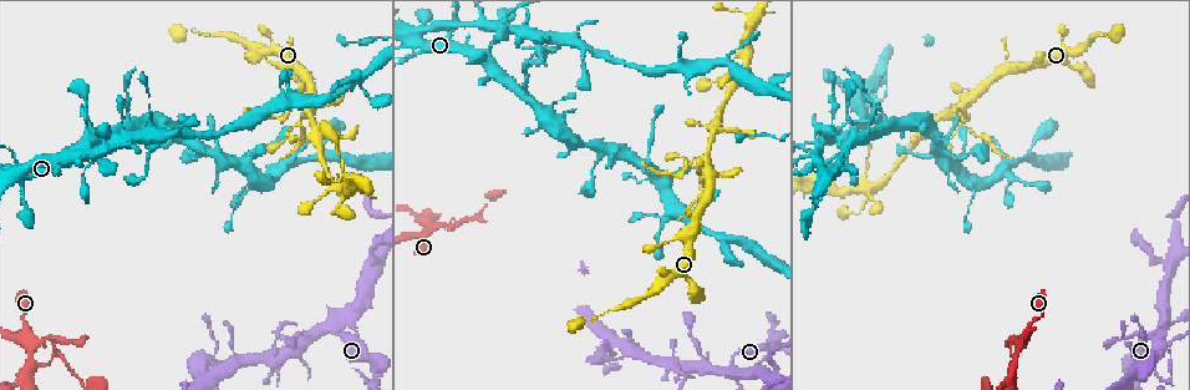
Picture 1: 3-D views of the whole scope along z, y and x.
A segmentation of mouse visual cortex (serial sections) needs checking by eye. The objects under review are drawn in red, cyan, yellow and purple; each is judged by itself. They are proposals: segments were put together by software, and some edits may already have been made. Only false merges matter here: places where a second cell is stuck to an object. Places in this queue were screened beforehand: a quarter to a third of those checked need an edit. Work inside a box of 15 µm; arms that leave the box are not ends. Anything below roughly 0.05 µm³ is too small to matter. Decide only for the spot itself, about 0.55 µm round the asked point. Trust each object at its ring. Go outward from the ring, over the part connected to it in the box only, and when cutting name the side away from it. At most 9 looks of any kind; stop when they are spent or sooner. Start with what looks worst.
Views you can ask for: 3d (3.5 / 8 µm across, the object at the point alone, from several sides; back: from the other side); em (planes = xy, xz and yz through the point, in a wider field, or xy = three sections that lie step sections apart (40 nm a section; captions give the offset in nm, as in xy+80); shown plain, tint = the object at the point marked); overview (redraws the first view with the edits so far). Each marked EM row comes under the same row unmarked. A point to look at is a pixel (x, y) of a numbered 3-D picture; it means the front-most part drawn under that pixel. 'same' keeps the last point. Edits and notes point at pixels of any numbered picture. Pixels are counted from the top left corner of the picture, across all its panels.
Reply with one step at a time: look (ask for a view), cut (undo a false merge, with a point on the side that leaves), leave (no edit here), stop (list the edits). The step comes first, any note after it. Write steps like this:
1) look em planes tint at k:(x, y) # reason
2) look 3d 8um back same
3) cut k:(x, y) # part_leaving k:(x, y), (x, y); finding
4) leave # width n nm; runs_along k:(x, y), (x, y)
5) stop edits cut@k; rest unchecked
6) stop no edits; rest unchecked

look 3d 3.5um at 1:(1130, 361) # sharp bend

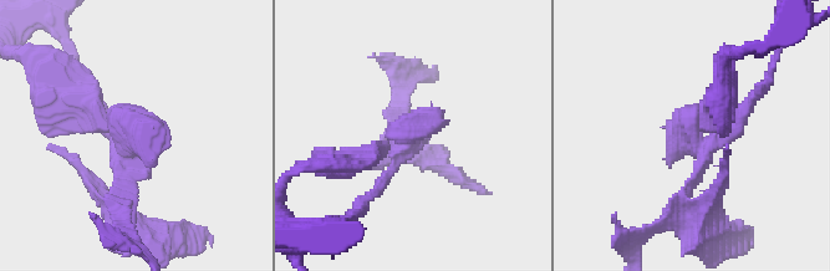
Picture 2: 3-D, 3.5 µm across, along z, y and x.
look em xy step 3 tint at 2:(121, 127)

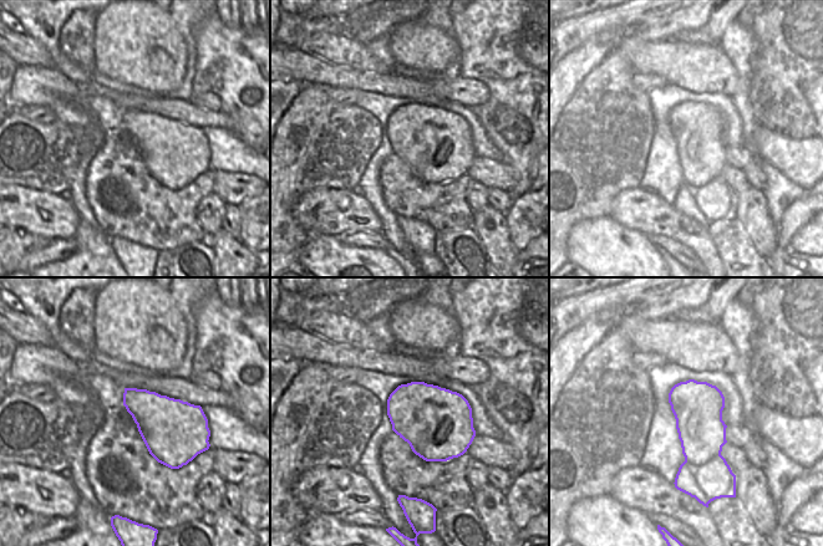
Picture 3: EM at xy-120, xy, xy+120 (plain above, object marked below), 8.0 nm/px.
cut 2:(96, 190) # width 550 nm; border 3:(720, 454), (697, 467), (684, 462); a second cell is stuck on

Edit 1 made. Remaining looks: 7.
look 3d 3.5um at 1:(954, 116) # thin arm on a thick one

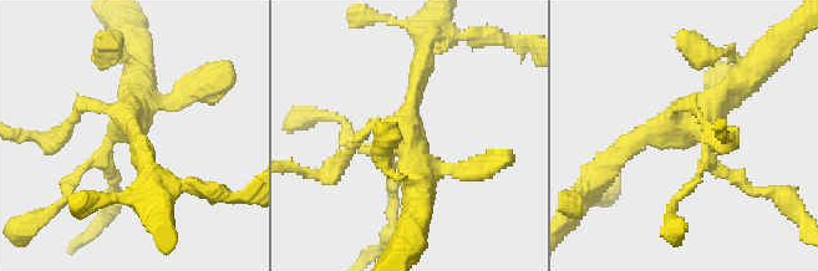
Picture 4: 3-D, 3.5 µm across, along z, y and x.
look em planes tint at 4:(124, 122)

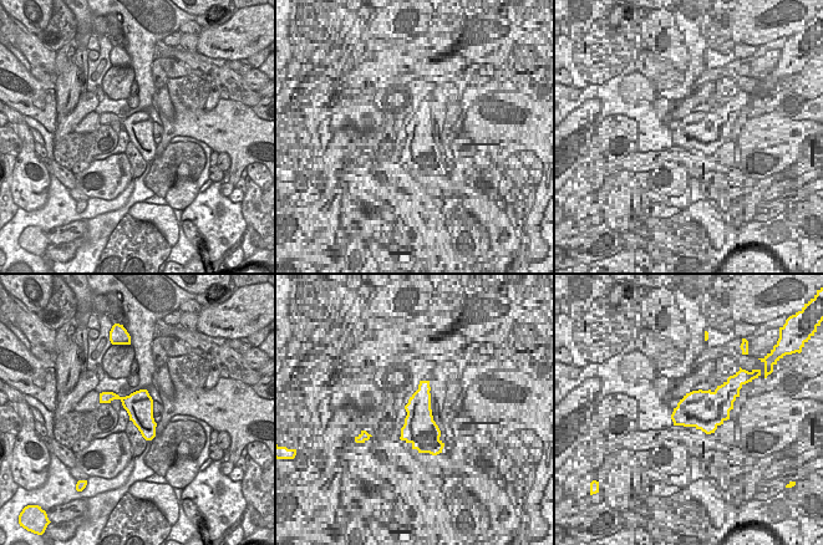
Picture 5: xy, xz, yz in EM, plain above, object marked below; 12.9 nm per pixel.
leave # runs_along 4:(757, 66), (696, 123), (623, 149); continuous, no second cell

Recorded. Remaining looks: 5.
look 3d 8um at 1:(1159, 338) # calibre changes

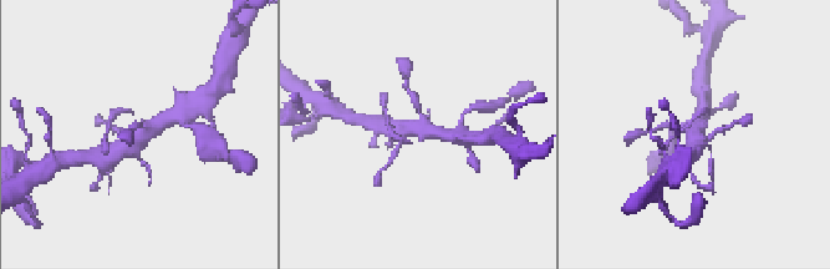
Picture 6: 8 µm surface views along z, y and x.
look 3d 3.5um at 6:(425, 131) # closer look

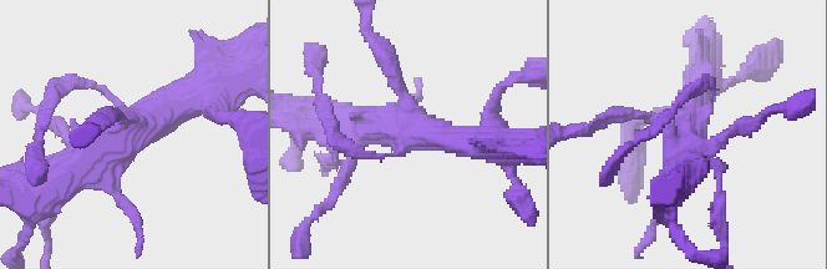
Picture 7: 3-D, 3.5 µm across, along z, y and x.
look em xy step 5 tint at 7:(126, 132)

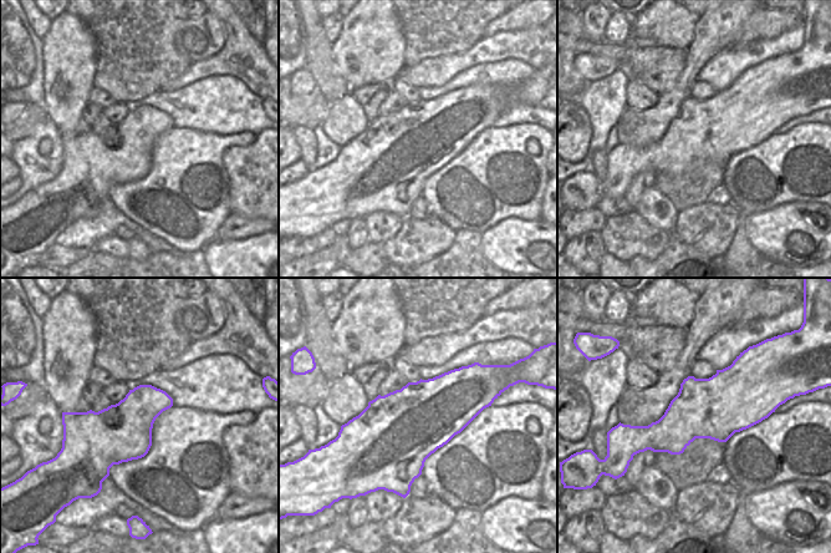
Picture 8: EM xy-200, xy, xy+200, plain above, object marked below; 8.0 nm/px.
leave # one cell here

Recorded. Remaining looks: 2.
look 3d 8um back at 1:(91, 155) # looks like a crossing

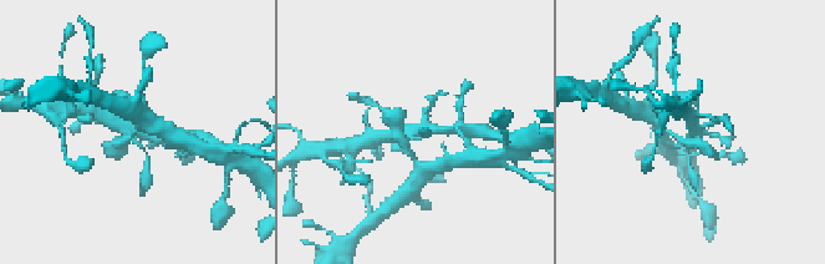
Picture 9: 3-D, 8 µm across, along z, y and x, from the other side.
look em xy step 2 tint at 9:(133, 129) # now the EM

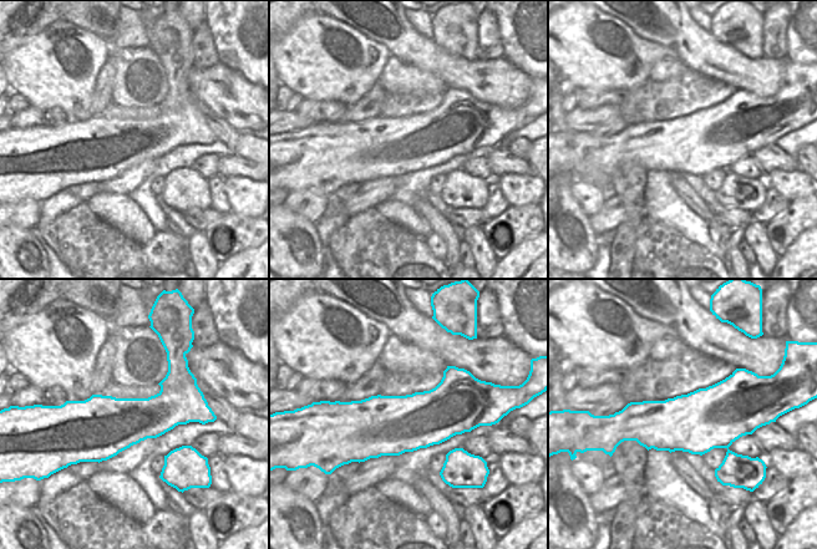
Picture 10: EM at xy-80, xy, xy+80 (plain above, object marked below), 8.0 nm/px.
leave # runs_along 9:(168, 135), (127, 128), (102, 115); continuous, no second cell

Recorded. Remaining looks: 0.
stop edits cut@2; rest unchecked

